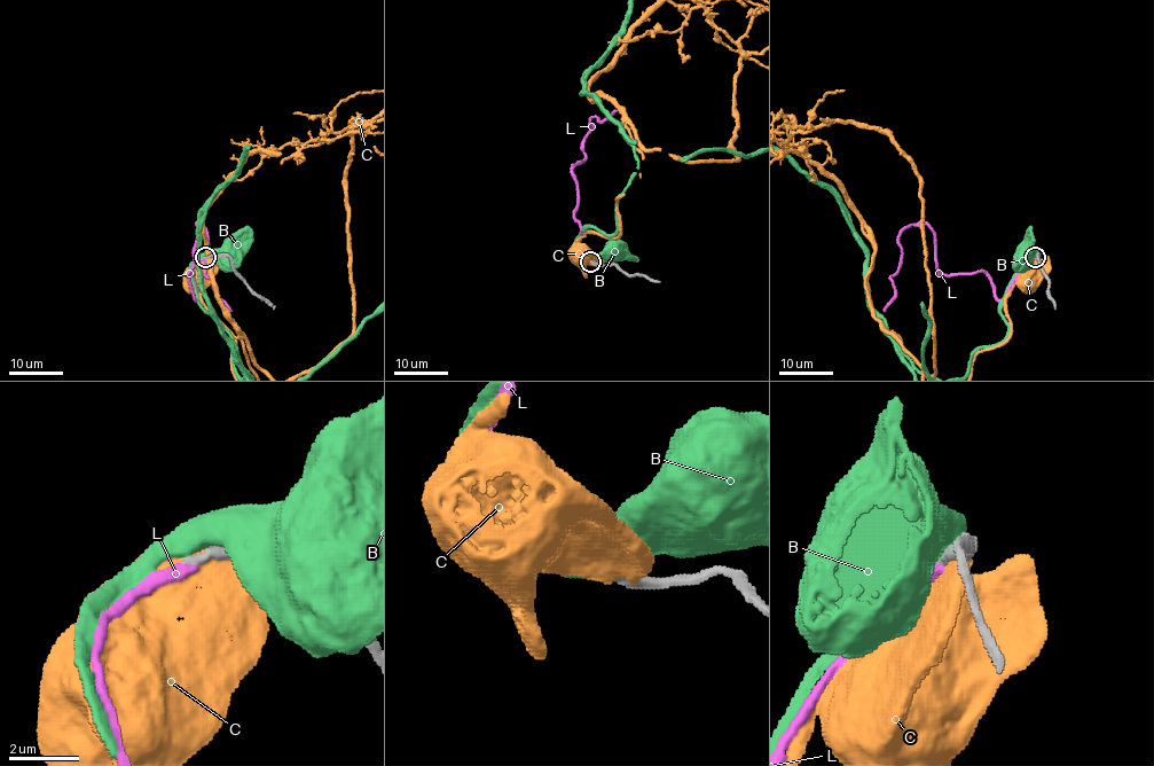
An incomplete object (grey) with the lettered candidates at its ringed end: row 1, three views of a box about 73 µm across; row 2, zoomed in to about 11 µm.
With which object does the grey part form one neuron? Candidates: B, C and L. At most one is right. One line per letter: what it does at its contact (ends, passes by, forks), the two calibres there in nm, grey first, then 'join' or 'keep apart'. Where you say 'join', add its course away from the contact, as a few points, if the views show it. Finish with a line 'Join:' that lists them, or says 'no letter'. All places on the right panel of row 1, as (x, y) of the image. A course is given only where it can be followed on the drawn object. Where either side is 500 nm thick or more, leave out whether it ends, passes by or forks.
B: 440 nm thick on the grey side, 600 nm on the other; keep apart
C: 500 nm thick on the grey side, 650 nm on the other; keep apart
L: it ends there; 280 nm thick on the grey side, 260 nm on the other; join
Join: L

